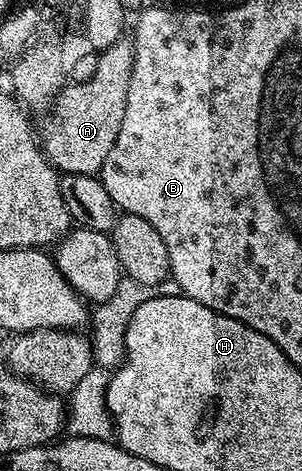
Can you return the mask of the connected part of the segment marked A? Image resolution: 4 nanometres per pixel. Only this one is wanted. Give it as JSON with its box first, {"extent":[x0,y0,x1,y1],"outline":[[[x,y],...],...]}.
{"extent":[38,36,134,175],"outline":[[[121,36],[110,48],[99,51],[98,57],[100,63],[94,76],[85,82],[65,85],[50,107],[49,118],[38,126],[44,155],[60,174],[99,175],[110,148],[114,148],[114,140],[118,140],[122,116],[126,116],[126,96],[130,96],[130,72],[134,68],[131,37]]]}

